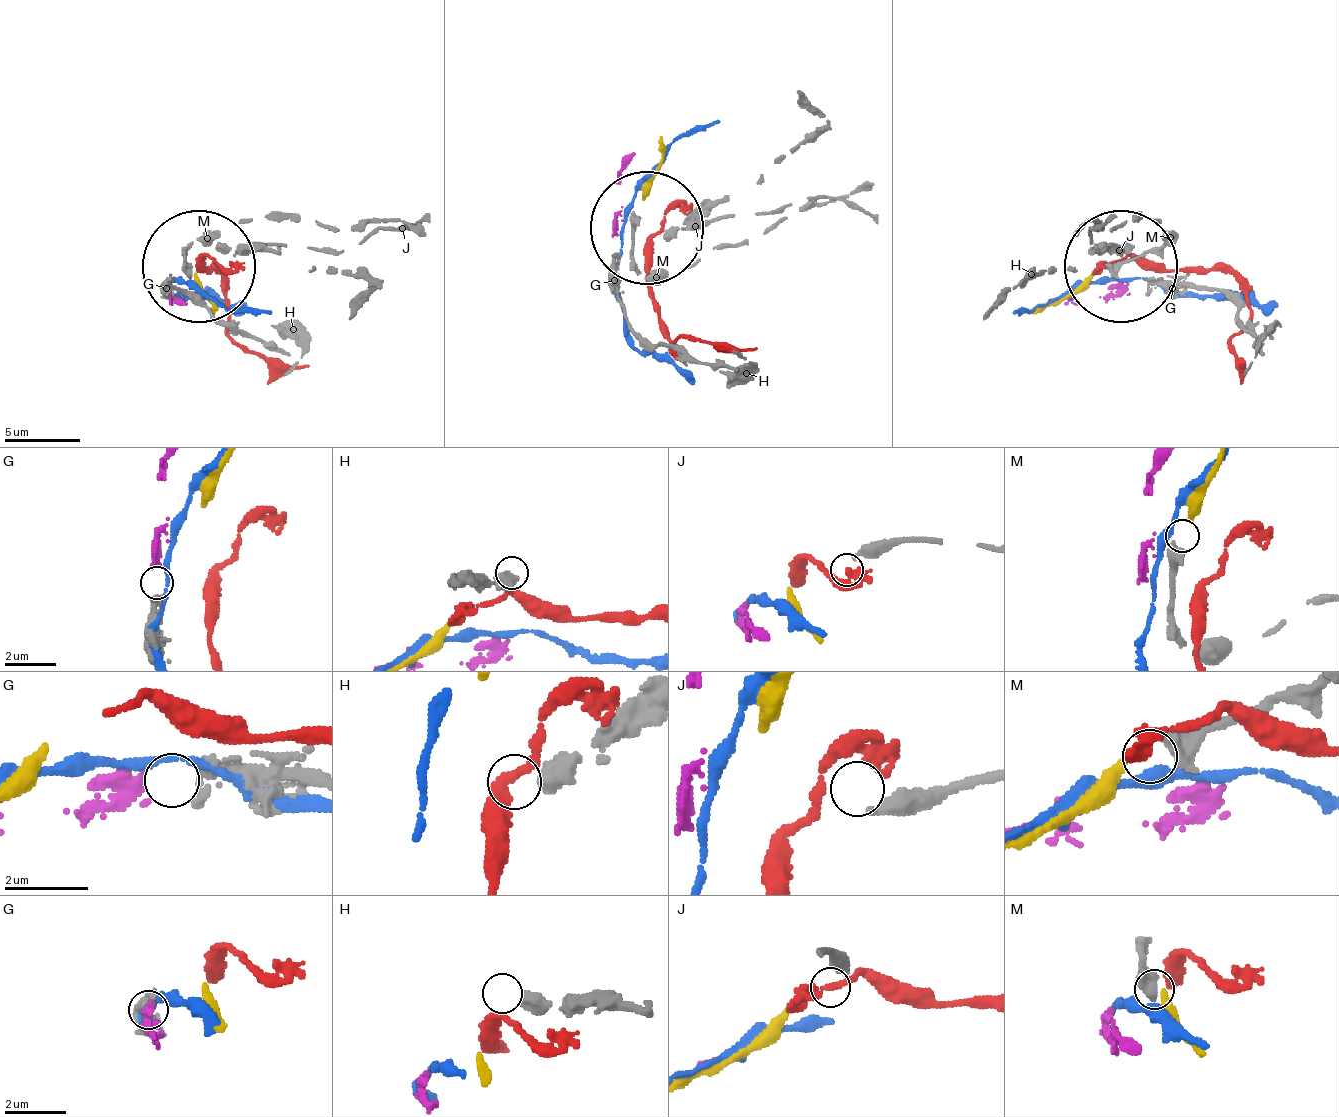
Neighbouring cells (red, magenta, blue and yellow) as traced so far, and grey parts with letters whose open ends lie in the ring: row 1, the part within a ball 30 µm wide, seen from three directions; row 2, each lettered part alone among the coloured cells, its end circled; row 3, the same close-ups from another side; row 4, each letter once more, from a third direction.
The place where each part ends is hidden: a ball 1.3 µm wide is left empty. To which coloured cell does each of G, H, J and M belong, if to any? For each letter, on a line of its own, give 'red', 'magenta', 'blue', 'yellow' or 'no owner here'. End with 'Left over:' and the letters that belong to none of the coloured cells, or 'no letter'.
G: magenta
H: no owner here
J: red
M: yellow
Left over: H

